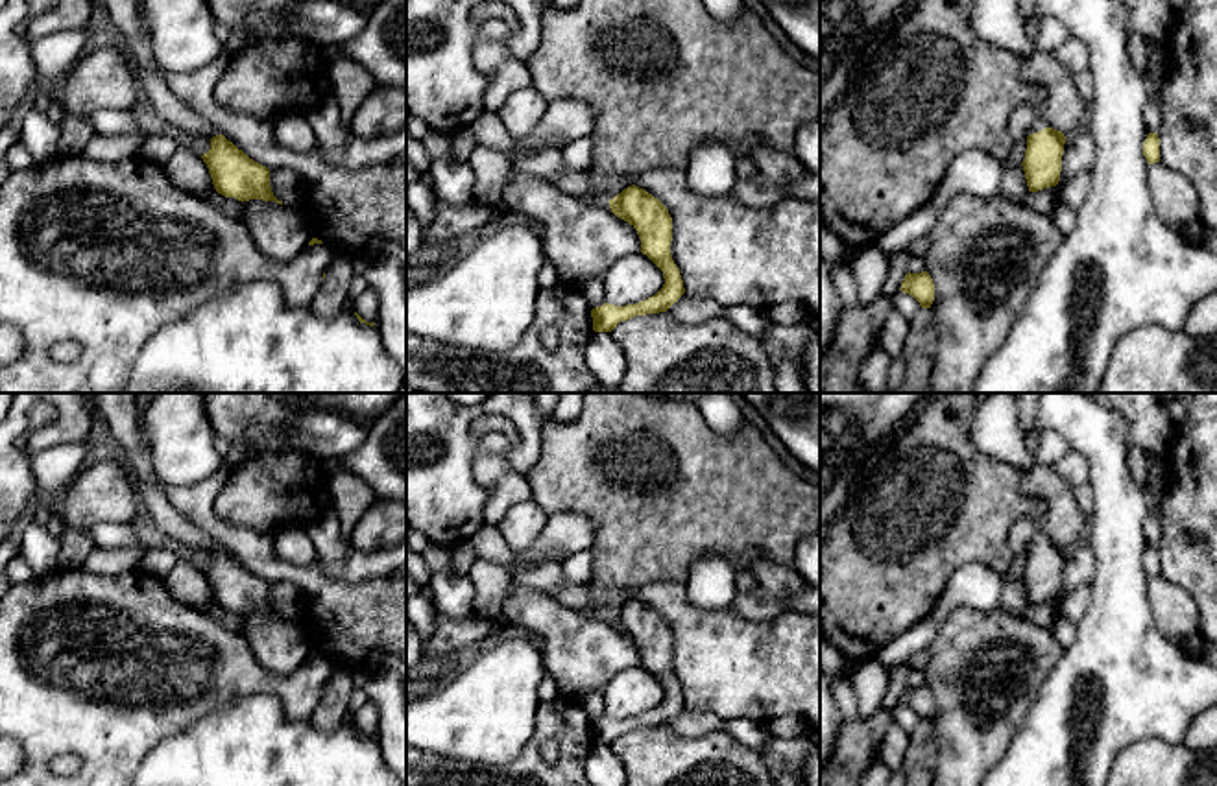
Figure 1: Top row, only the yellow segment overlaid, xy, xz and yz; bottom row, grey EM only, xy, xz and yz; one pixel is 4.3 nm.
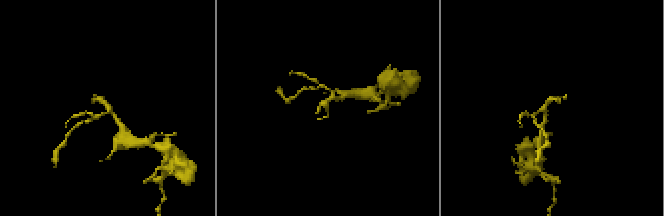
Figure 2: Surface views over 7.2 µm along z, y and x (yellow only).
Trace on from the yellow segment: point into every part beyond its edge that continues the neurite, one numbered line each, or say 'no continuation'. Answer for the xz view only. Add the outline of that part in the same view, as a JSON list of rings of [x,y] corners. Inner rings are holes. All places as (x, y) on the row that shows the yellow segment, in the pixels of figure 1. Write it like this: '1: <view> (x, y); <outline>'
no continuation

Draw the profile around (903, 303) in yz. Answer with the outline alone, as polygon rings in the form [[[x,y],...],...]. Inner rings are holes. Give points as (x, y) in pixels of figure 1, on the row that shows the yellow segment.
[[[896,293],[892,297],[894,308],[909,321],[922,310],[920,303],[909,293]]]

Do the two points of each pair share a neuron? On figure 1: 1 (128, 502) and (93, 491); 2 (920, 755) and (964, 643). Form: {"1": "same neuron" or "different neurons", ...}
{"1": "same neuron", "2": "different neurons"}

